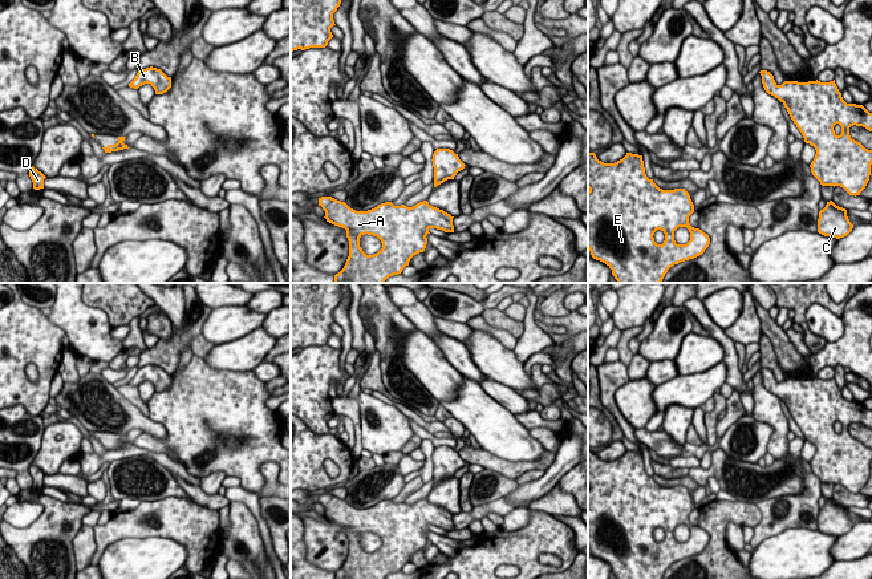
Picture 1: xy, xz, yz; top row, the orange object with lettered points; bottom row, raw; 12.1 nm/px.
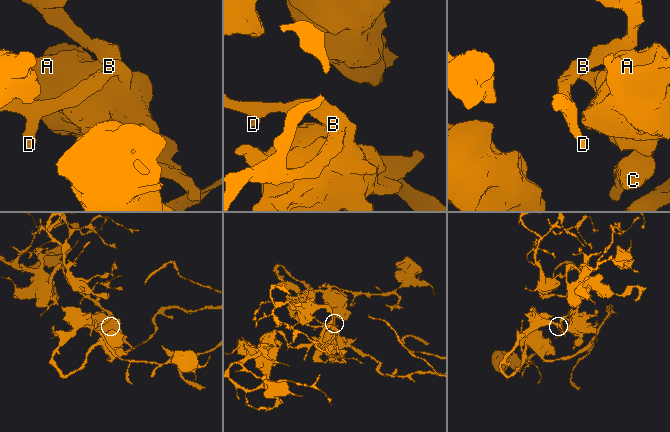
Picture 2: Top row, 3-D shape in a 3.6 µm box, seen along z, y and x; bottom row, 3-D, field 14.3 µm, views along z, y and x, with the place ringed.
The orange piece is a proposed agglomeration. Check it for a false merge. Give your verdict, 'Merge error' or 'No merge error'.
No merge error

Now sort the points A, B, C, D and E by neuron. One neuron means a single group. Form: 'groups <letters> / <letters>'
groups A B C D E

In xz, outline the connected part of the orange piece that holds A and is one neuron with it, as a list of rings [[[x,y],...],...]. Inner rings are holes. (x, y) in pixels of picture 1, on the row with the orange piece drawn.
[[[332,197],[319,198],[327,222],[346,230],[349,256],[334,283],[385,283],[409,266],[410,259],[423,252],[430,228],[454,232],[450,214],[433,207],[427,201],[413,207],[385,202],[368,211],[356,211]],[[362,235],[377,236],[382,248],[366,255],[360,247]]]

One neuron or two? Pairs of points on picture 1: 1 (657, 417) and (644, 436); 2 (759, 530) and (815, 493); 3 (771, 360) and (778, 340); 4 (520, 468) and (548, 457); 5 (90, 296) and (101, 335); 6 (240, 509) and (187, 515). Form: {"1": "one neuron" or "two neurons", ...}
{"1": "two neurons", "2": "one neuron", "3": "two neurons", "4": "one neuron", "5": "two neurons", "6": "two neurons"}

